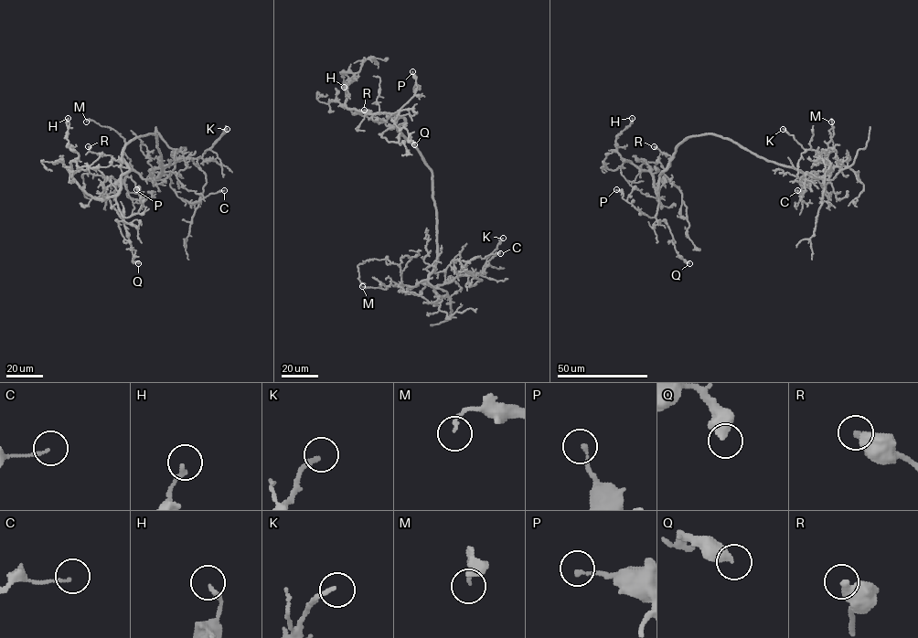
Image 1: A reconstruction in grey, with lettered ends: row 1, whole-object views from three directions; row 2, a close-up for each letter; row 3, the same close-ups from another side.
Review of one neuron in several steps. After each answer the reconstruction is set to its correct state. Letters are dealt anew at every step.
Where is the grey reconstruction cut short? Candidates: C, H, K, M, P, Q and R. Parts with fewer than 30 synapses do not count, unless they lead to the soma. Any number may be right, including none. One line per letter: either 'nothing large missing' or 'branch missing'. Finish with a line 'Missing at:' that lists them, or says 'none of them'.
C: nothing large missing
H: nothing large missing
K: nothing large missing
M: nothing large missing
P: nothing large missing
Q: nothing large missing
R: nothing large missing
Missing at: none of them

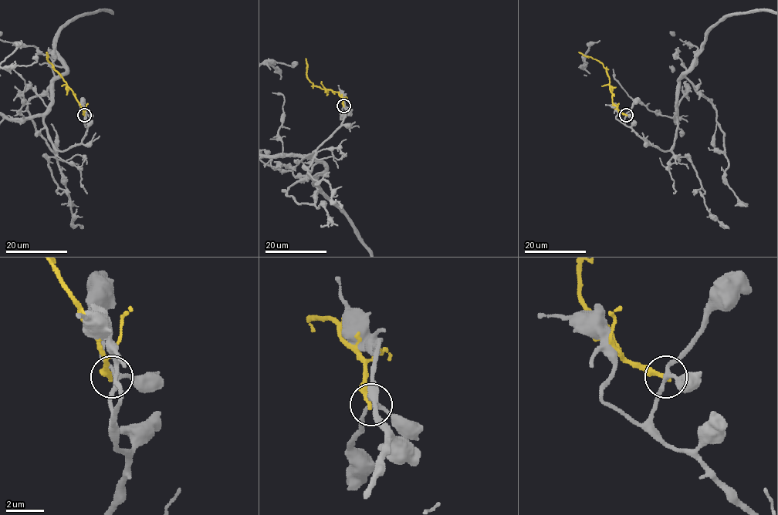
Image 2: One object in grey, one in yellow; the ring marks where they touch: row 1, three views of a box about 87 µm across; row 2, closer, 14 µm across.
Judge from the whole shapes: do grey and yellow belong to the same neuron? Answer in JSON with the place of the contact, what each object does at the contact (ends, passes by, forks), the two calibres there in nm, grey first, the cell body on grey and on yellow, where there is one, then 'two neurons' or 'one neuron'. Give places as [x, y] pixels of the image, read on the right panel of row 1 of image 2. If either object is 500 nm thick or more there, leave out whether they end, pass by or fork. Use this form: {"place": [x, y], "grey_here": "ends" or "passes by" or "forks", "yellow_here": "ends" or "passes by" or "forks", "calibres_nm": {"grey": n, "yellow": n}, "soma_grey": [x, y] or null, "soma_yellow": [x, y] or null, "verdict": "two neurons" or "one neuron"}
{"place": [626, 115], "grey_here": "forks", "yellow_here": "ends", "calibres_nm": {"grey": 200, "yellow": 280}, "soma_grey": null, "soma_yellow": null, "verdict": "two neurons"}

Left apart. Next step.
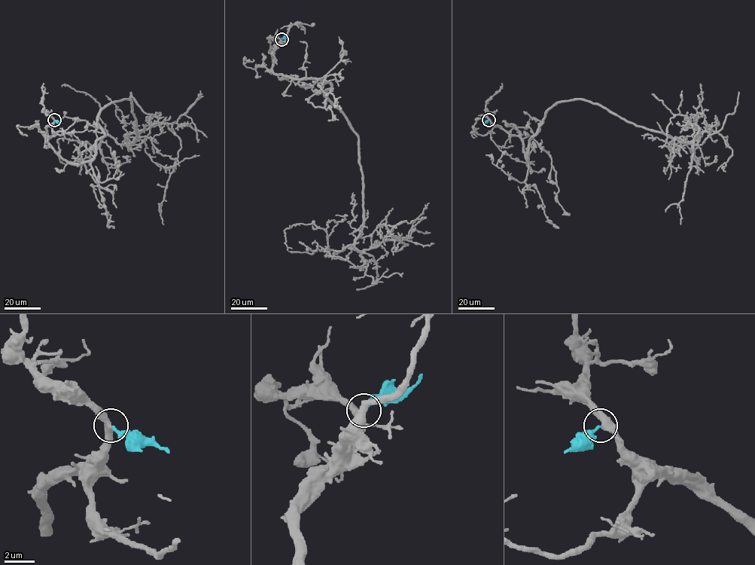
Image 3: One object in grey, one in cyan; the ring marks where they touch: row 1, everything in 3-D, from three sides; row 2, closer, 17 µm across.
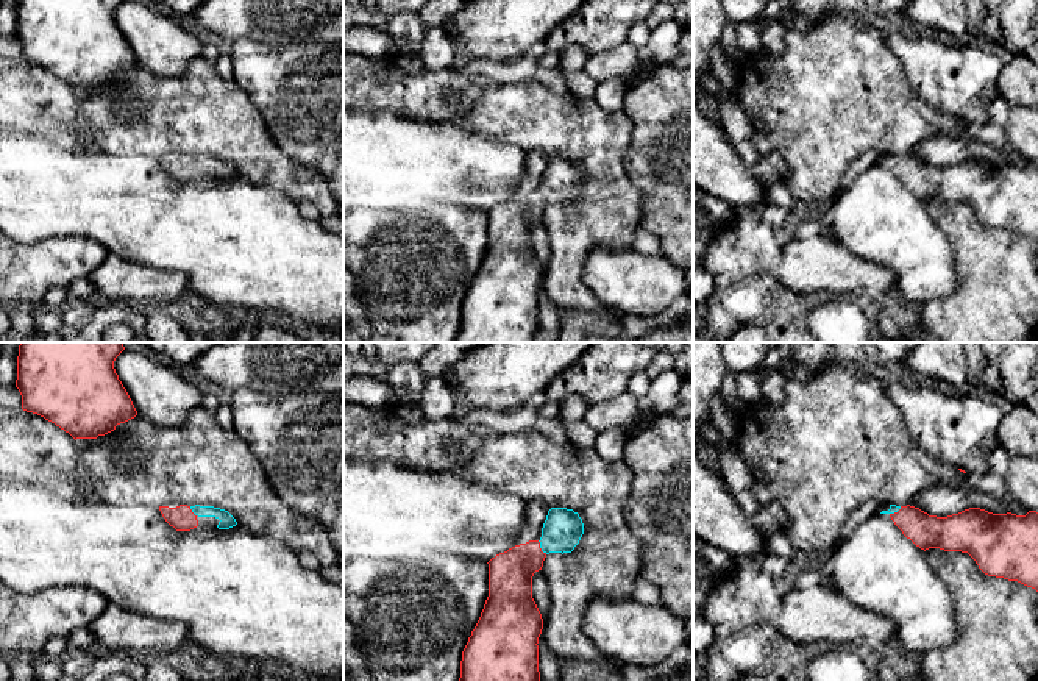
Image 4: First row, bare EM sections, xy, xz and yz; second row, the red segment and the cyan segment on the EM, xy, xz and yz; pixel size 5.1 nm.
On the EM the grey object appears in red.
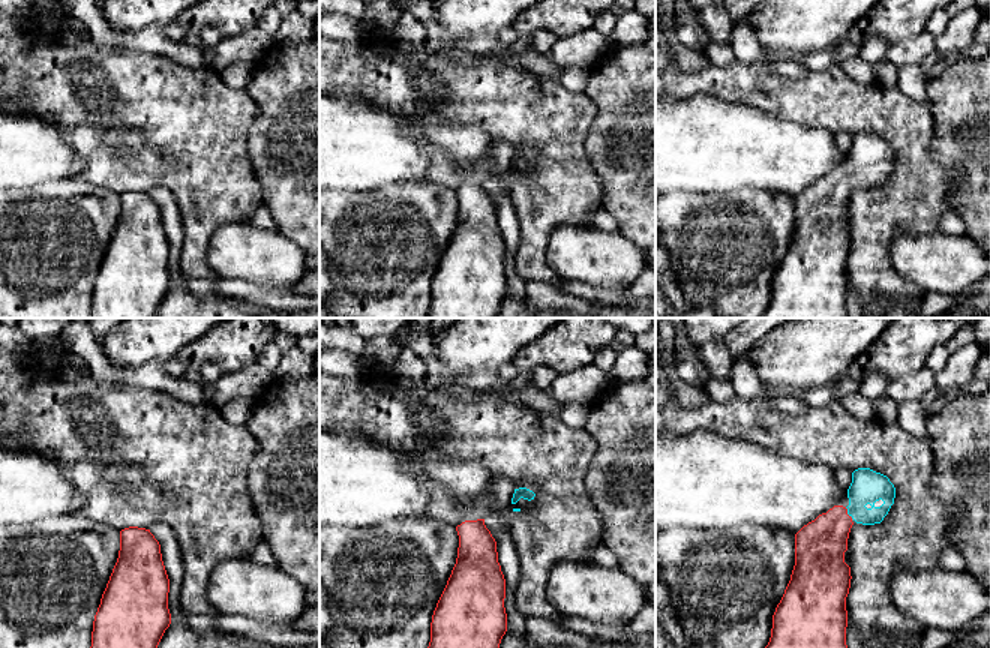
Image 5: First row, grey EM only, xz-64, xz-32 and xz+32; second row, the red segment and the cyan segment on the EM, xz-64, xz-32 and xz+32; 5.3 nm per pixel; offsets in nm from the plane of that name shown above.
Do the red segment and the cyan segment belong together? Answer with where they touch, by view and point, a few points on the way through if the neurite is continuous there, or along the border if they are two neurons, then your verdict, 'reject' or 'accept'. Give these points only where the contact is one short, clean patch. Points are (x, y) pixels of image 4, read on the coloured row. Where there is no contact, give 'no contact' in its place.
meets red in xz at (540, 549); runs through xz (511, 574), (540, 549), (562, 530); accept

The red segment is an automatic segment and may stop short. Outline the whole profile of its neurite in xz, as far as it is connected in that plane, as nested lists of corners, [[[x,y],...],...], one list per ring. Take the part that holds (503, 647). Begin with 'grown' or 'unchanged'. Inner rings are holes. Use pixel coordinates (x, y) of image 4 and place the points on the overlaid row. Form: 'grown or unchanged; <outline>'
grown; [[[551,508],[539,540],[515,545],[487,562],[489,597],[462,651],[459,681],[540,681],[537,644],[543,619],[532,598],[532,576],[542,570],[549,553],[571,553],[582,534],[584,523],[578,512]]]

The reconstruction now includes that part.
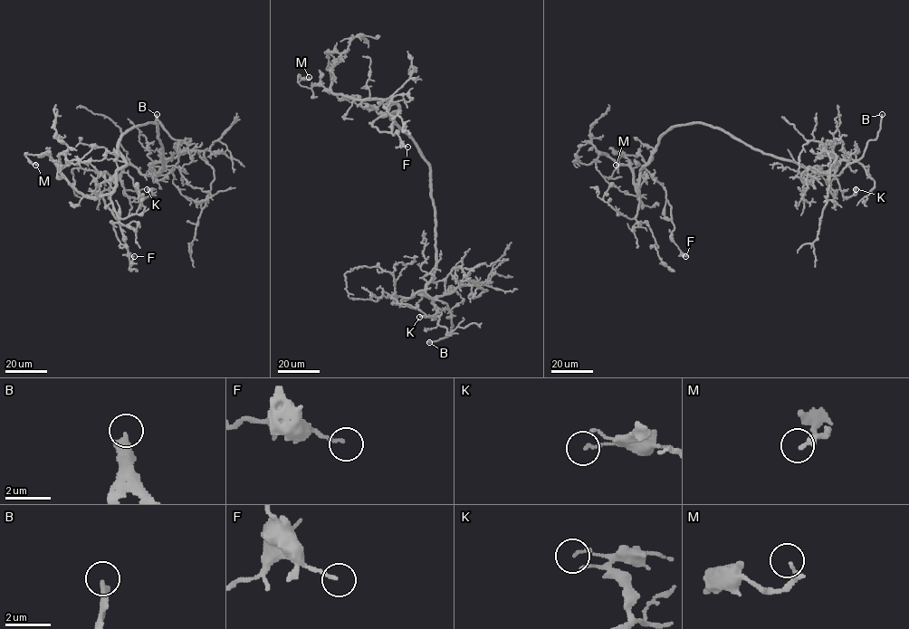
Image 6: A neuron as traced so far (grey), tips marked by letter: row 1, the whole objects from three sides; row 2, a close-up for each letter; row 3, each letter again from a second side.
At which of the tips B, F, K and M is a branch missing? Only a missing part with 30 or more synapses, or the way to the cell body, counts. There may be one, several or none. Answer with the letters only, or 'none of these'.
B

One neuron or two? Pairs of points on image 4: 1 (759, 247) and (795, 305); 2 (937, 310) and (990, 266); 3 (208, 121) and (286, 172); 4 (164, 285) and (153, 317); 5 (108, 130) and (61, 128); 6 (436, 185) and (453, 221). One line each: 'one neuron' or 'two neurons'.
1: one neuron
2: one neuron
3: one neuron
4: two neurons
5: two neurons
6: two neurons

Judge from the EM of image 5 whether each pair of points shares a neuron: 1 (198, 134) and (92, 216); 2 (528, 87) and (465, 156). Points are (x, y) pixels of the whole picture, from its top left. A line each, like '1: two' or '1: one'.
1: two
2: two

